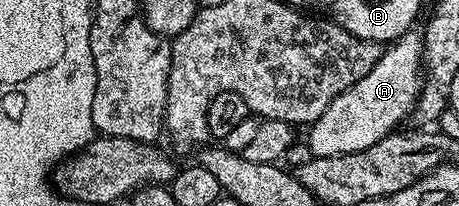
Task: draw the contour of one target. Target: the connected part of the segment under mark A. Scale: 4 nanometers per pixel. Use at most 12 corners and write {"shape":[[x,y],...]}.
{"shape":[[417,30],[309,124],[316,159],[376,145],[422,92]]}

